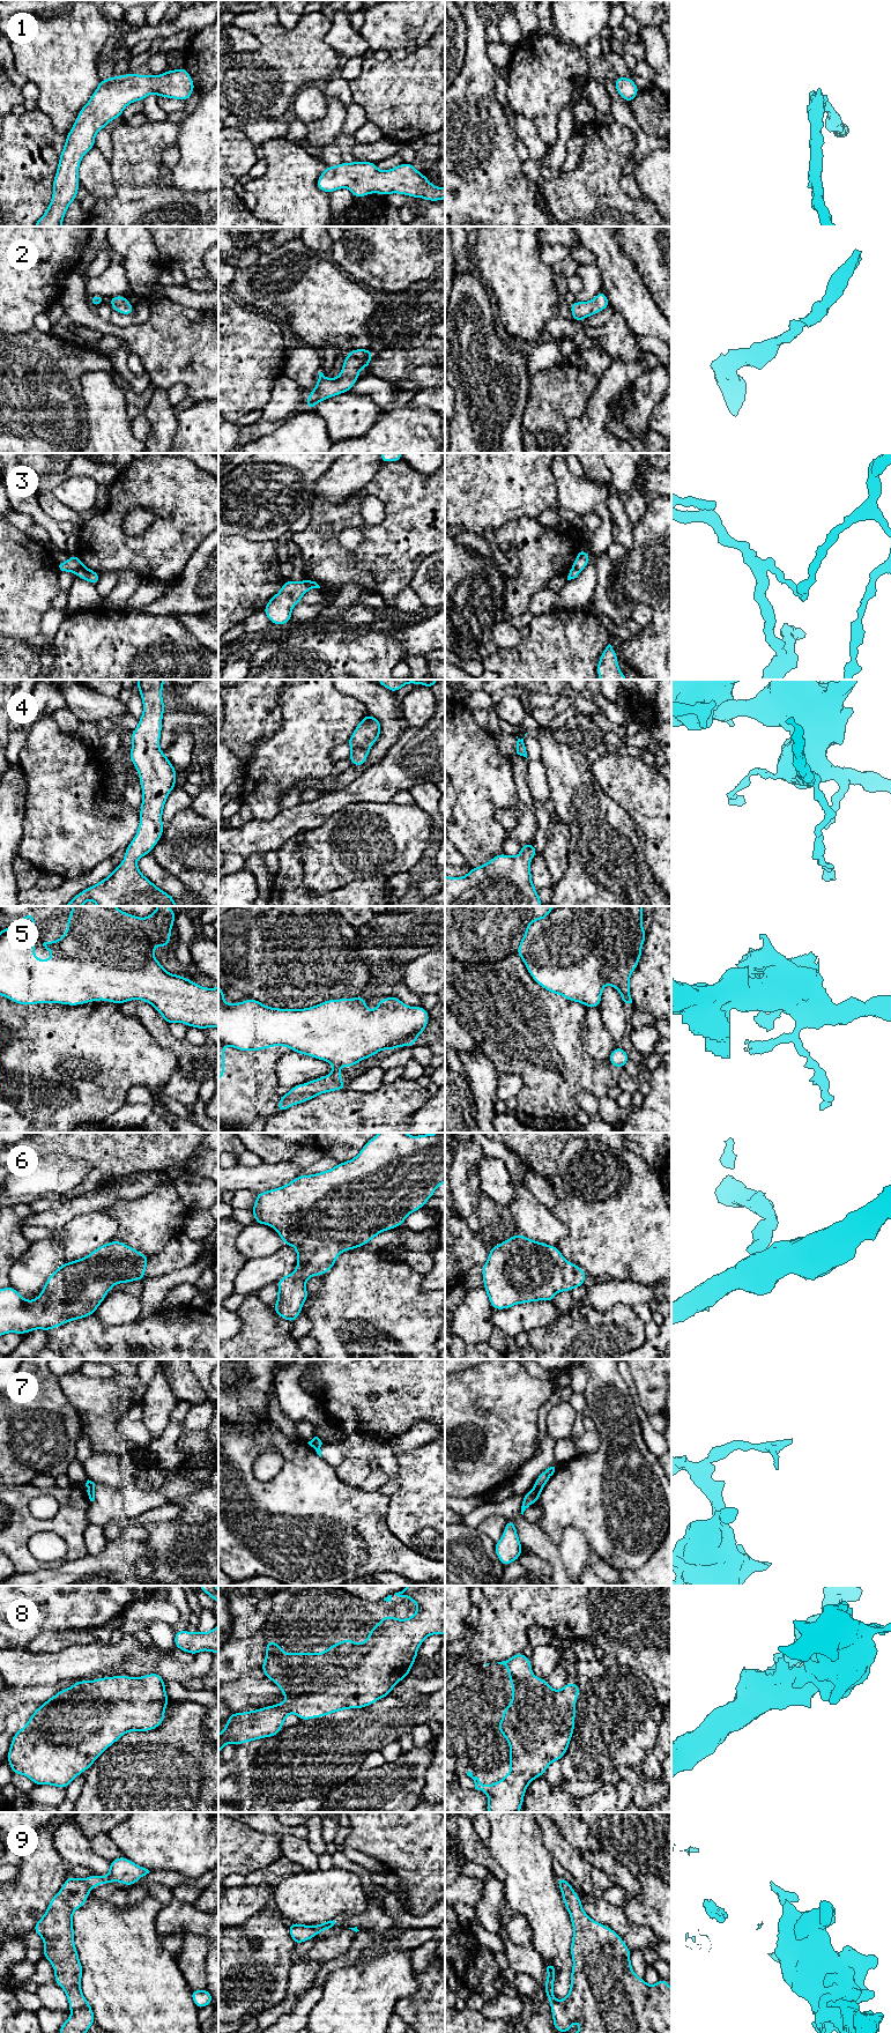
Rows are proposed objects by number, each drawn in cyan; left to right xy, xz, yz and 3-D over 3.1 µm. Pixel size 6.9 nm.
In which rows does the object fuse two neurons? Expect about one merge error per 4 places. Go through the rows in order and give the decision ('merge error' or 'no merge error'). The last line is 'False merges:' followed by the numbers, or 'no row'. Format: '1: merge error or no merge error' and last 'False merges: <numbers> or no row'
1: no merge error
2: no merge error
3: merge error
4: no merge error
5: no merge error
6: no merge error
7: merge error
8: no merge error
9: merge error
False merges: 3, 7, 9

